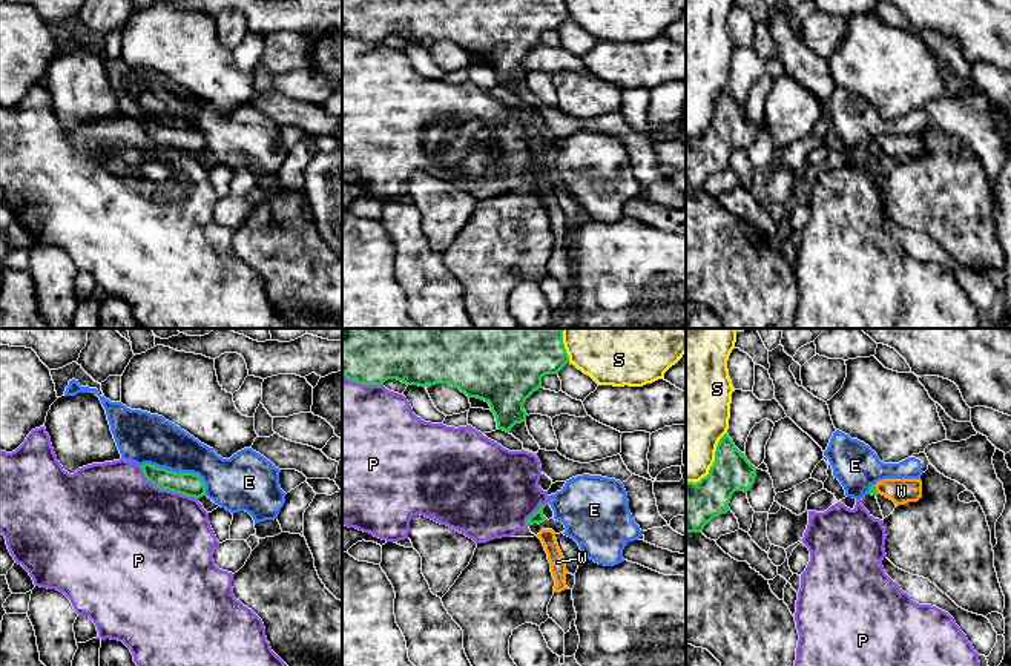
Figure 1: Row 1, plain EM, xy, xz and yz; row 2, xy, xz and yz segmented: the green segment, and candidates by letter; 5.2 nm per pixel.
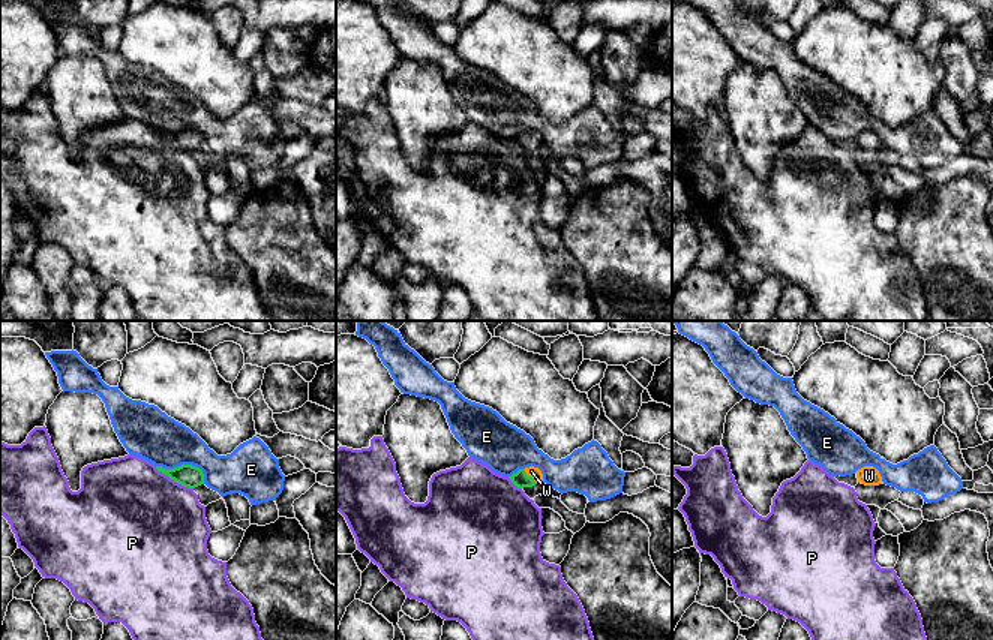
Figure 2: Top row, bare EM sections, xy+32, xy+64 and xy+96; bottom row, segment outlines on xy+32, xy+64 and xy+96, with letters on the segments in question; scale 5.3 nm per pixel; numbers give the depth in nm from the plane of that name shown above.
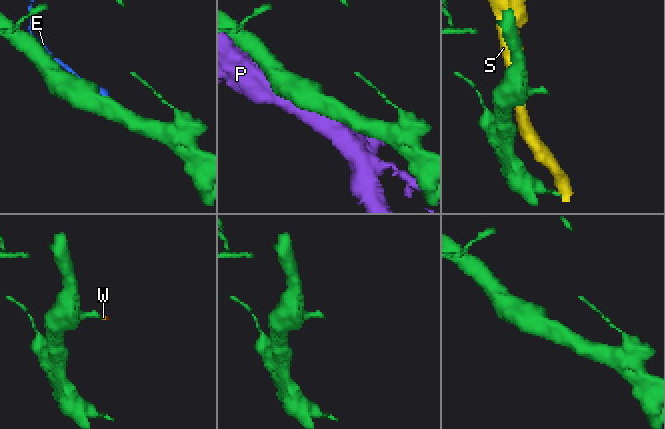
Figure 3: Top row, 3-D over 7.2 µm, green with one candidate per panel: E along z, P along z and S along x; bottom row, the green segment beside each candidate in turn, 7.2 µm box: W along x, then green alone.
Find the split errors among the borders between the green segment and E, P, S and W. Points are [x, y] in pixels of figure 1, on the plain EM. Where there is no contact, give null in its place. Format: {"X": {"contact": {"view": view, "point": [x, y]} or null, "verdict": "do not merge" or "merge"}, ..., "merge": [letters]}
{"E": {"contact": {"view": "xy", "point": [178, 129]}, "verdict": "do not merge"}, "P": {"contact": {"view": "xy", "point": [166, 145]}, "verdict": "do not merge"}, "S": {"contact": {"view": "yz", "point": [714, 120]}, "verdict": "do not merge"}, "W": {"contact": {"view": "yz", "point": [875, 146]}, "verdict": "merge"}, "merge": ["W"]}

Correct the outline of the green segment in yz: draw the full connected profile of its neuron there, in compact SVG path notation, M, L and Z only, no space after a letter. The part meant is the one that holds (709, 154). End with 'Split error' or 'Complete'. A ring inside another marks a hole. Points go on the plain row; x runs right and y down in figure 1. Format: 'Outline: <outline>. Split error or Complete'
Outline: M726 89L716 101L709 130L697 140L686 138L686 189L703 189L712 175L730 167L732 150L747 149L756 126Z. Complete

